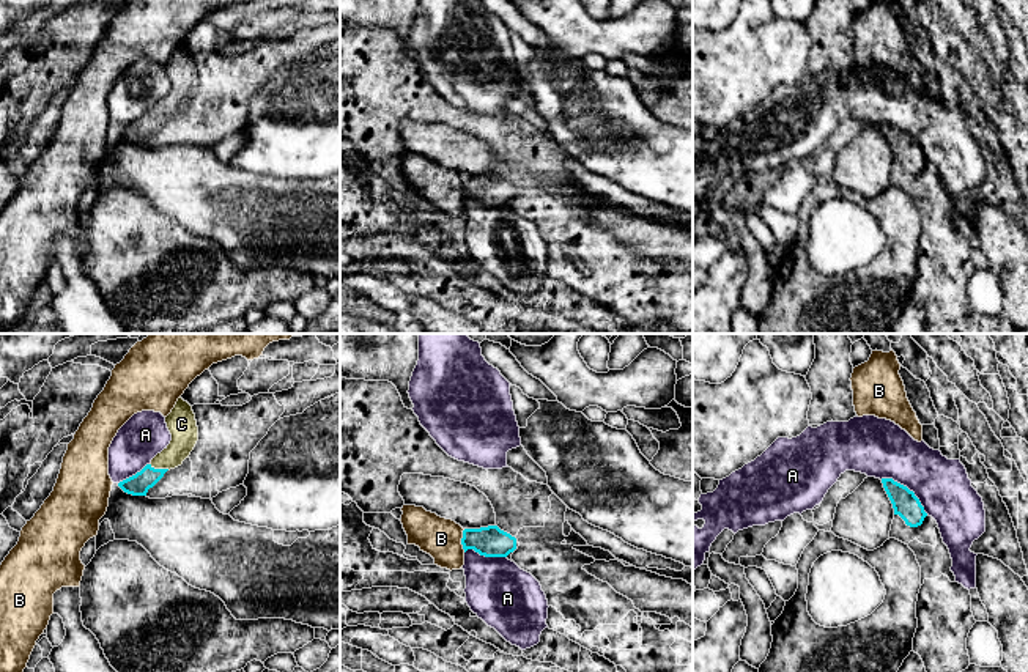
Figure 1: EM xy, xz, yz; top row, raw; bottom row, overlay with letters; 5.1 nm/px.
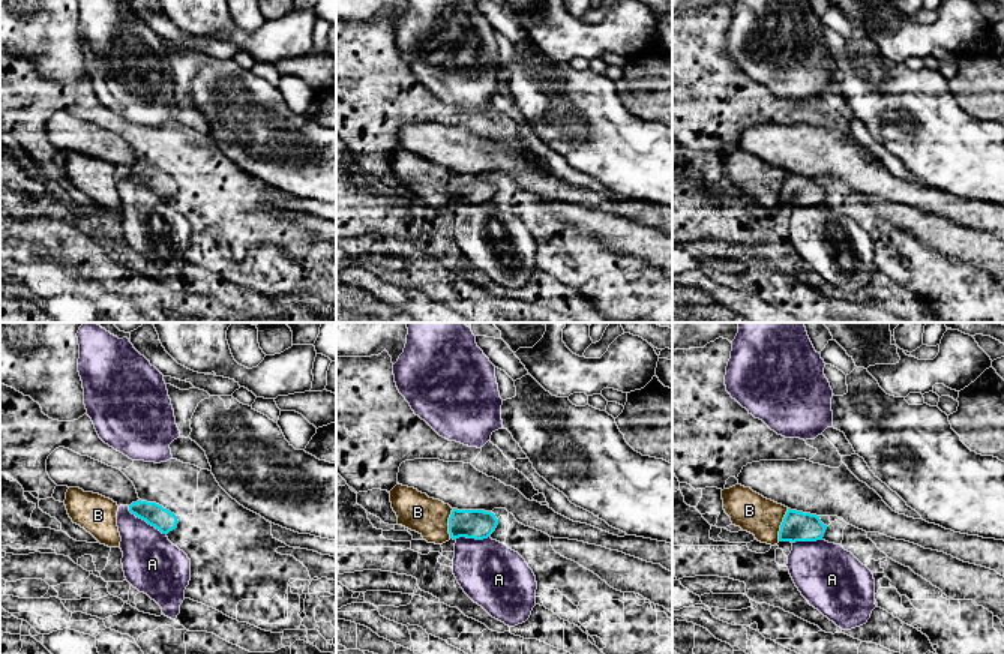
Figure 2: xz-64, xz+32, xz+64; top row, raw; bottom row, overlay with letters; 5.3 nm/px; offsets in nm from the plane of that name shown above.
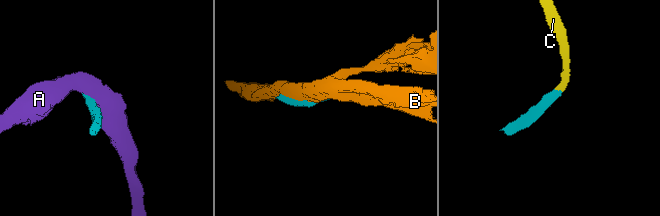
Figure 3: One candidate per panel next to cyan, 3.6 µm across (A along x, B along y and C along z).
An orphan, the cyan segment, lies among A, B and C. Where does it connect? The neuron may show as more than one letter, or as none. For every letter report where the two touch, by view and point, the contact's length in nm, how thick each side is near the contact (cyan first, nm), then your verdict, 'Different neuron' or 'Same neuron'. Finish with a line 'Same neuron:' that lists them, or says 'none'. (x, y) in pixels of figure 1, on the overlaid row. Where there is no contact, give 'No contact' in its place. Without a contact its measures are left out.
A: Touches cyan at yz (905, 487). Shared border 300 nm. Thickness 140 nm (cyan) against 300 nm. Different neuron
B: Touches cyan at xz (462, 540). Shared border 120 nm. Thickness 160 nm (cyan) against 200 nm. Different neuron
C: Touches cyan at xy (159, 469). Shared border 110 nm. Thickness 110 nm (cyan) against 140 nm. Same neuron
Same neuron: C

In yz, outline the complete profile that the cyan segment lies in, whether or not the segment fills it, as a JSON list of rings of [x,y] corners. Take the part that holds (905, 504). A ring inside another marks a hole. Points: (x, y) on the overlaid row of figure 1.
[[[882,478],[882,483],[893,504],[894,515],[899,515],[910,527],[921,526],[927,513],[915,493],[893,478]]]

